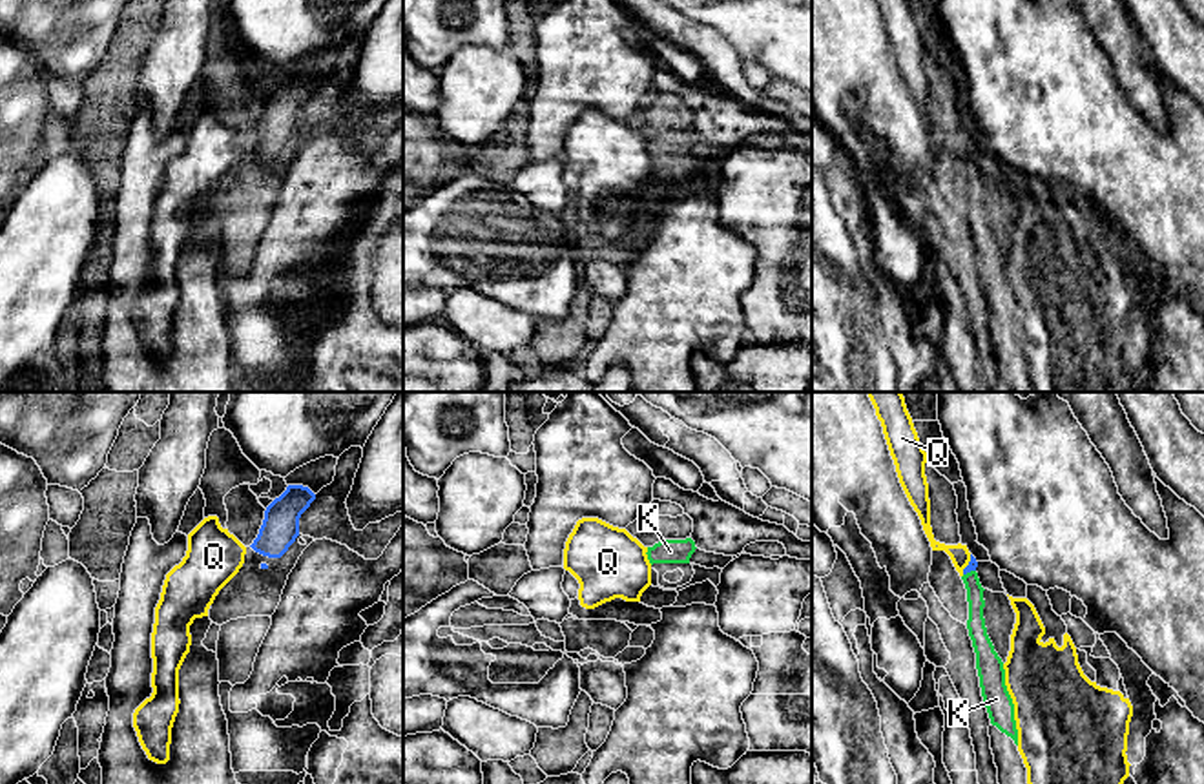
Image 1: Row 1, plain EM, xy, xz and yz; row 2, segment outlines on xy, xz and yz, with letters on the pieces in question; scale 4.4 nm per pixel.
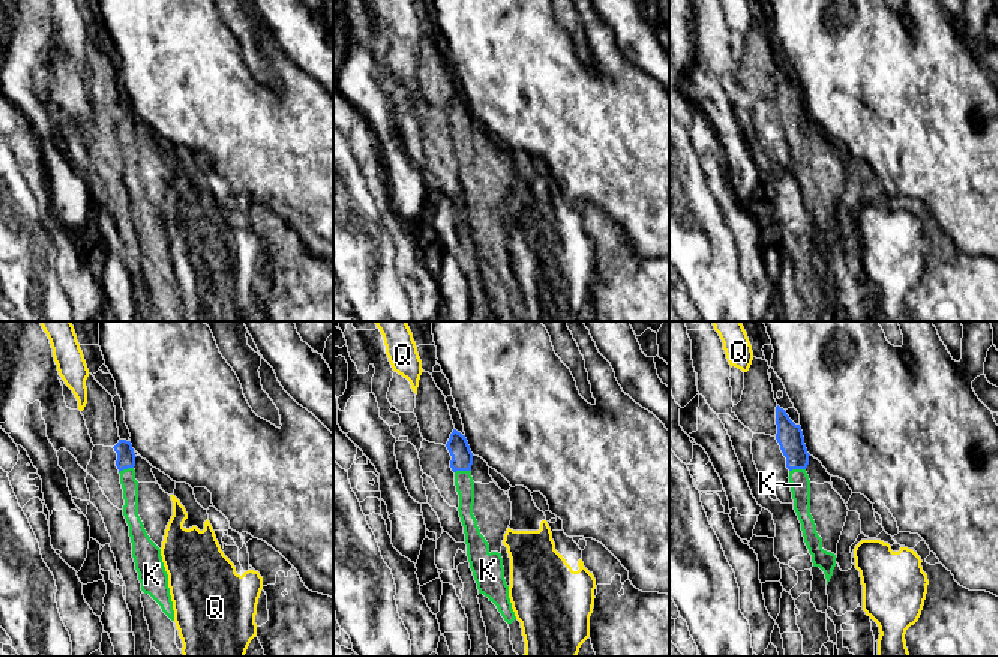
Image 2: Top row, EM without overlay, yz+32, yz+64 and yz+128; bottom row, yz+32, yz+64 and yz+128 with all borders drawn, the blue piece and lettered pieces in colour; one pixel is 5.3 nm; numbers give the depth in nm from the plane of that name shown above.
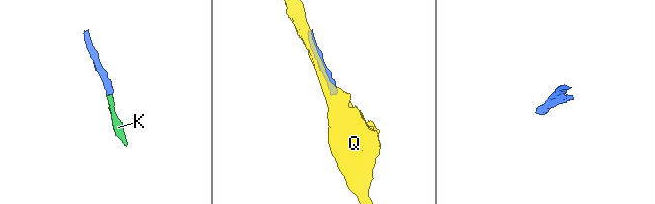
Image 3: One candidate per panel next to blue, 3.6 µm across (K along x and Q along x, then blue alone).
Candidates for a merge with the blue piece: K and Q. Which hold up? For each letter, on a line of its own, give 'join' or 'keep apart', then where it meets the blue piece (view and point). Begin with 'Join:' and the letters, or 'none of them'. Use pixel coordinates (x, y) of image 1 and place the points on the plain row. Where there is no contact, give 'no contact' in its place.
Join: K
K: join; meets blue in yz at (969, 163)
Q: keep apart; meets blue in yz at (969, 155)

